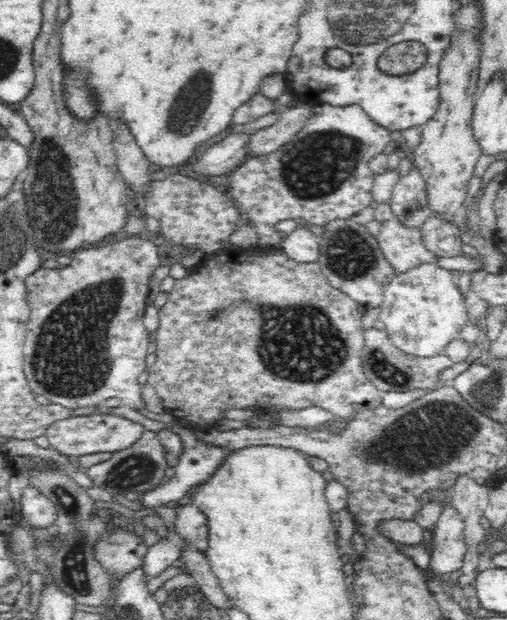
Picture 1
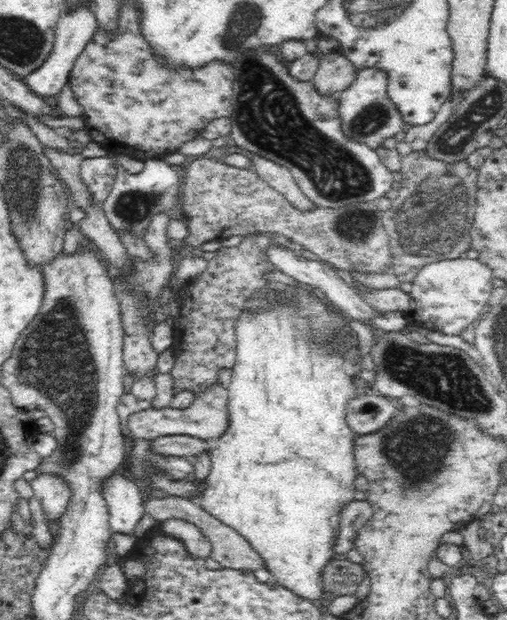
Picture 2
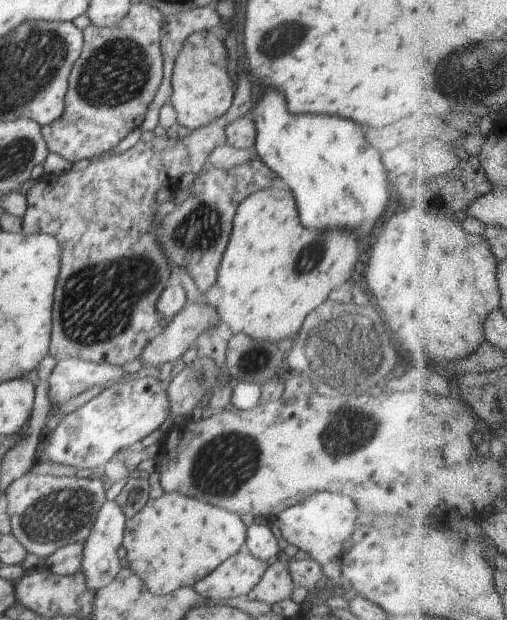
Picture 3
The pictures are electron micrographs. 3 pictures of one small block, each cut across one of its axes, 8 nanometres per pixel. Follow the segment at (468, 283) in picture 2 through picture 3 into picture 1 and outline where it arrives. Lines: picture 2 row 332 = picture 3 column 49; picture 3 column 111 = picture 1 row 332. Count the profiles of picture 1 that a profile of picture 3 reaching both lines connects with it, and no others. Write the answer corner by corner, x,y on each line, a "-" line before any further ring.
424,263
396,274
384,289
384,301
378,320
384,322
392,344
408,356
442,355
448,342
459,337
460,330
468,322
465,296
460,292
456,277
436,263

